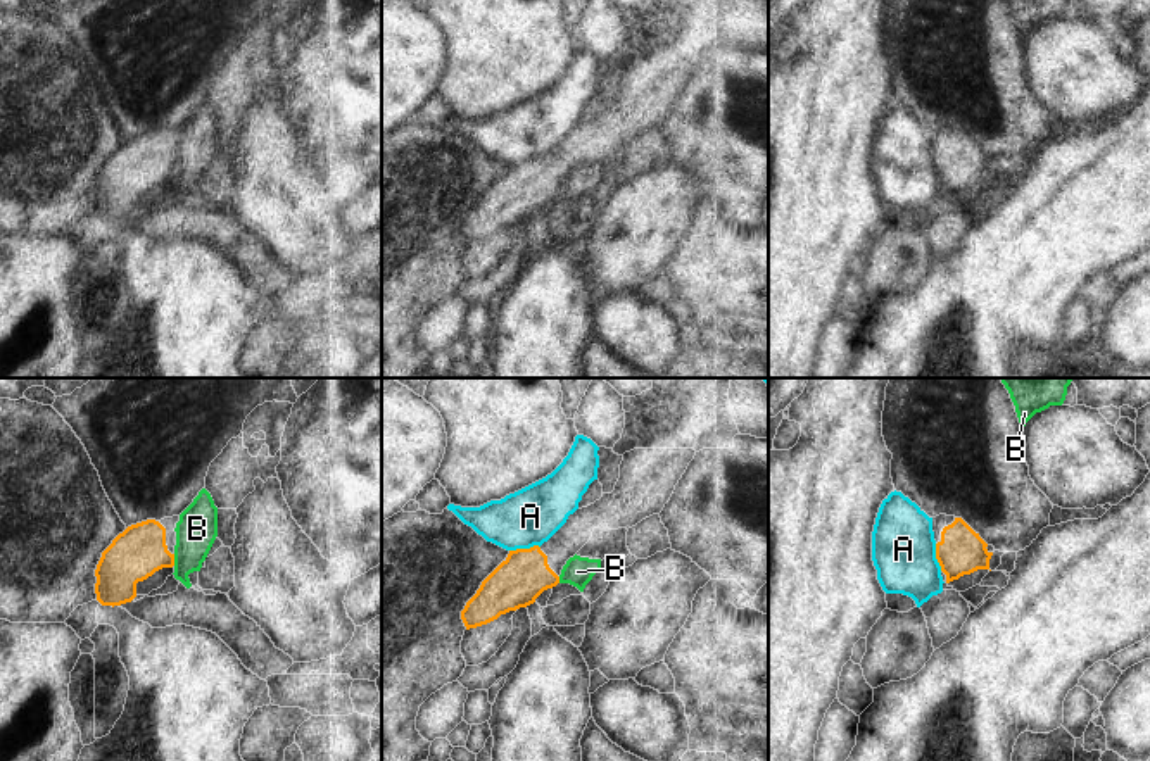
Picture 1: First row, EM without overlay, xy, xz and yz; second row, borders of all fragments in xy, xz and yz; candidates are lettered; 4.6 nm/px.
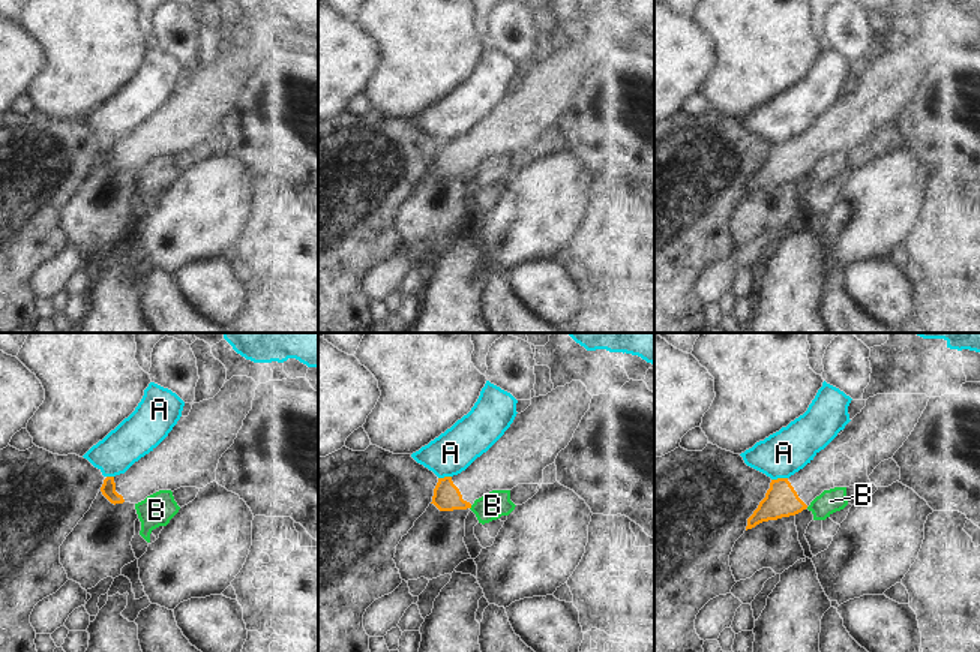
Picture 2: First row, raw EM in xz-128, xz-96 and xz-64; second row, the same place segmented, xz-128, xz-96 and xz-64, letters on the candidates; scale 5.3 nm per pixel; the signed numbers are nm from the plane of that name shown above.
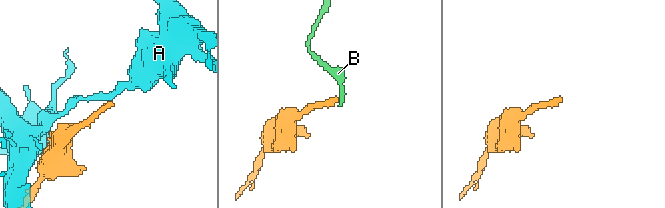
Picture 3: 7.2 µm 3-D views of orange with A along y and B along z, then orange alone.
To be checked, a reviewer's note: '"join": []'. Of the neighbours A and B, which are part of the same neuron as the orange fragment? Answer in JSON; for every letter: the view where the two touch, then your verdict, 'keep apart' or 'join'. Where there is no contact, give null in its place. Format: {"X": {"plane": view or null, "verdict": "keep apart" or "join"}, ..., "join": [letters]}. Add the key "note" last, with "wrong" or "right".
{"A": {"plane": "xz", "verdict": "keep apart"}, "B": {"plane": "xy", "verdict": "keep apart"}, "join": [], "note": "right"}

